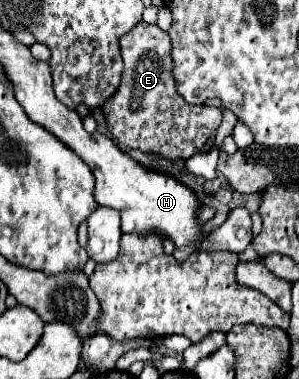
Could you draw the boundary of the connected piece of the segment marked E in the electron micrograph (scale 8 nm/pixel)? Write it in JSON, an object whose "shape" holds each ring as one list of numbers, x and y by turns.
{"shape":[[140,22,120,38,120,50,124,58,122,82,116,94,110,100,106,100,106,104,102,106,108,132,128,148,138,148,142,152,164,158,168,162,188,160,198,152,210,152,214,148,216,130,222,124,222,110,212,106,194,106,184,102,184,98,180,98,174,84,176,80,172,78,172,44,170,44,168,32,160,30,158,26]]}

